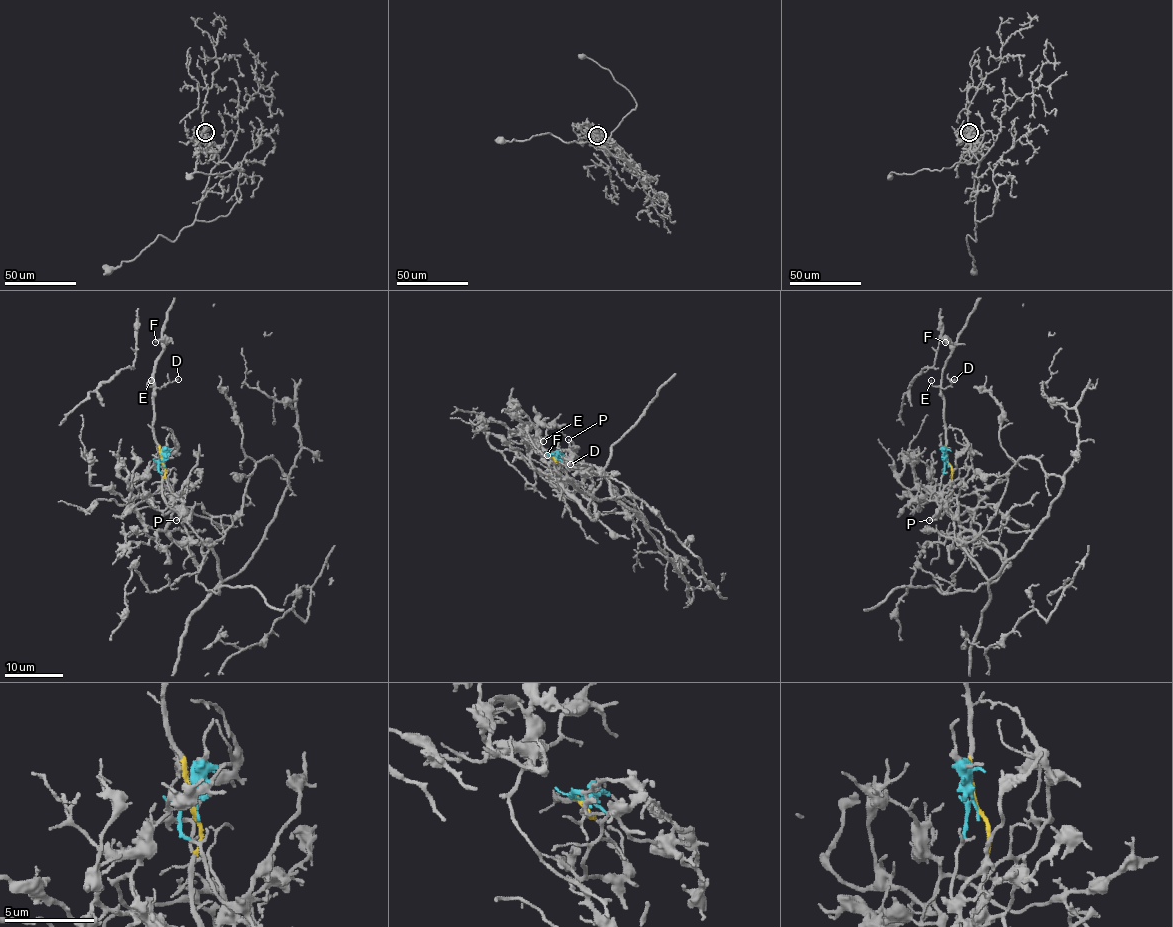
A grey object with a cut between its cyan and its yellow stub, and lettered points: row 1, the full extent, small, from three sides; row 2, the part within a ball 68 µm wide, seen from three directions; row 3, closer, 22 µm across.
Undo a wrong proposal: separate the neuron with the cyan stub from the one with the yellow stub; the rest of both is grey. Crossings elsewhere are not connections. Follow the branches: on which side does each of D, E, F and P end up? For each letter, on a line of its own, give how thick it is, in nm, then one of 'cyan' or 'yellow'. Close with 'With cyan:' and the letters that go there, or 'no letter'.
D: calibre 160 nm; yellow
E: calibre 130 nm; yellow
F: calibre 170 nm; yellow
P: calibre 150 nm; cyan
With cyan: P

